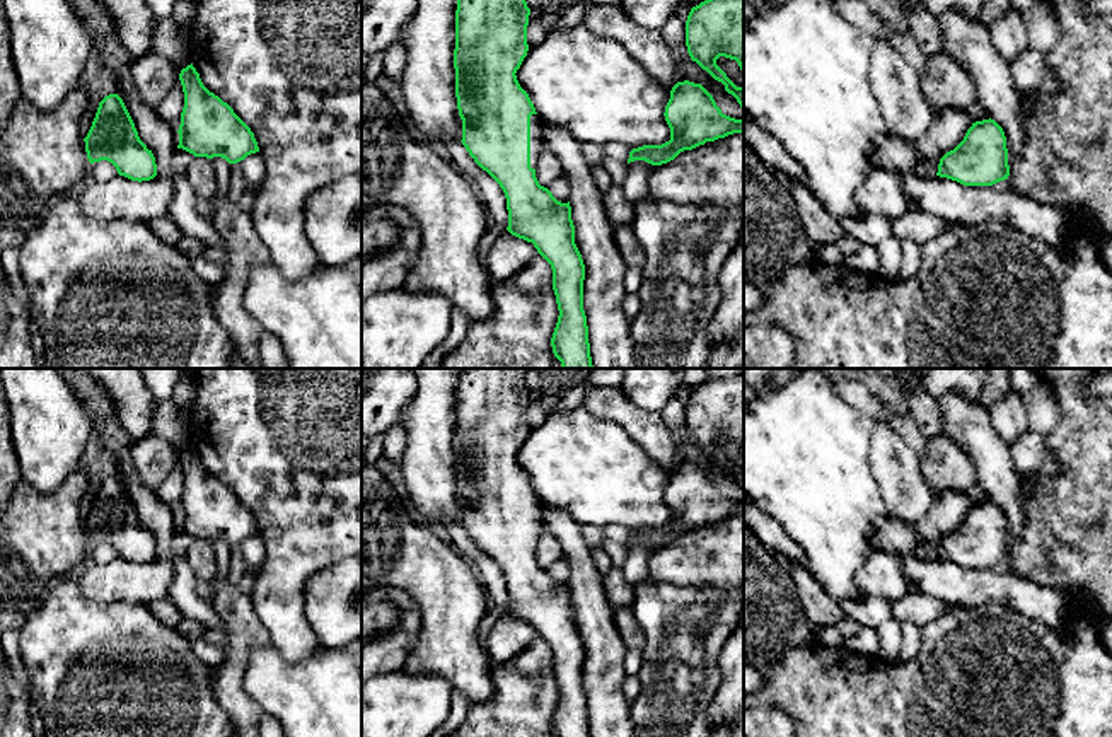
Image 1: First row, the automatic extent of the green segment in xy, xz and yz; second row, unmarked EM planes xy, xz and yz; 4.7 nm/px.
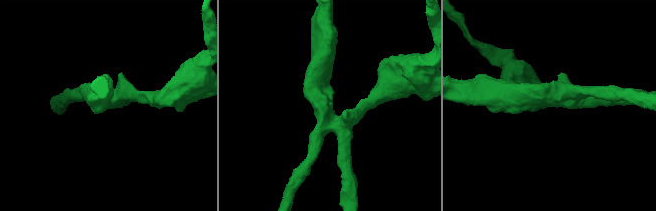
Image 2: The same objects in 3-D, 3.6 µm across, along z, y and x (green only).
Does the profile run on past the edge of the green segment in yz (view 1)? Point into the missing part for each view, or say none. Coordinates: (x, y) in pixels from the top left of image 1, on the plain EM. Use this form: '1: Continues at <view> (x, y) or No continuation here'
1: No continuation here

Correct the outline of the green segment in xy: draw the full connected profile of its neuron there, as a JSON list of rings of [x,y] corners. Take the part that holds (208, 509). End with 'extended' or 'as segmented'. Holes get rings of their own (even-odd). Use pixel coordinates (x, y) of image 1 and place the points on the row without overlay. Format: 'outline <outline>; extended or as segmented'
outline [[[193,445],[181,452],[179,462],[184,490],[177,512],[177,531],[194,539],[222,539],[229,546],[237,546],[259,534],[251,510],[227,485],[203,467]]]; as segmented

